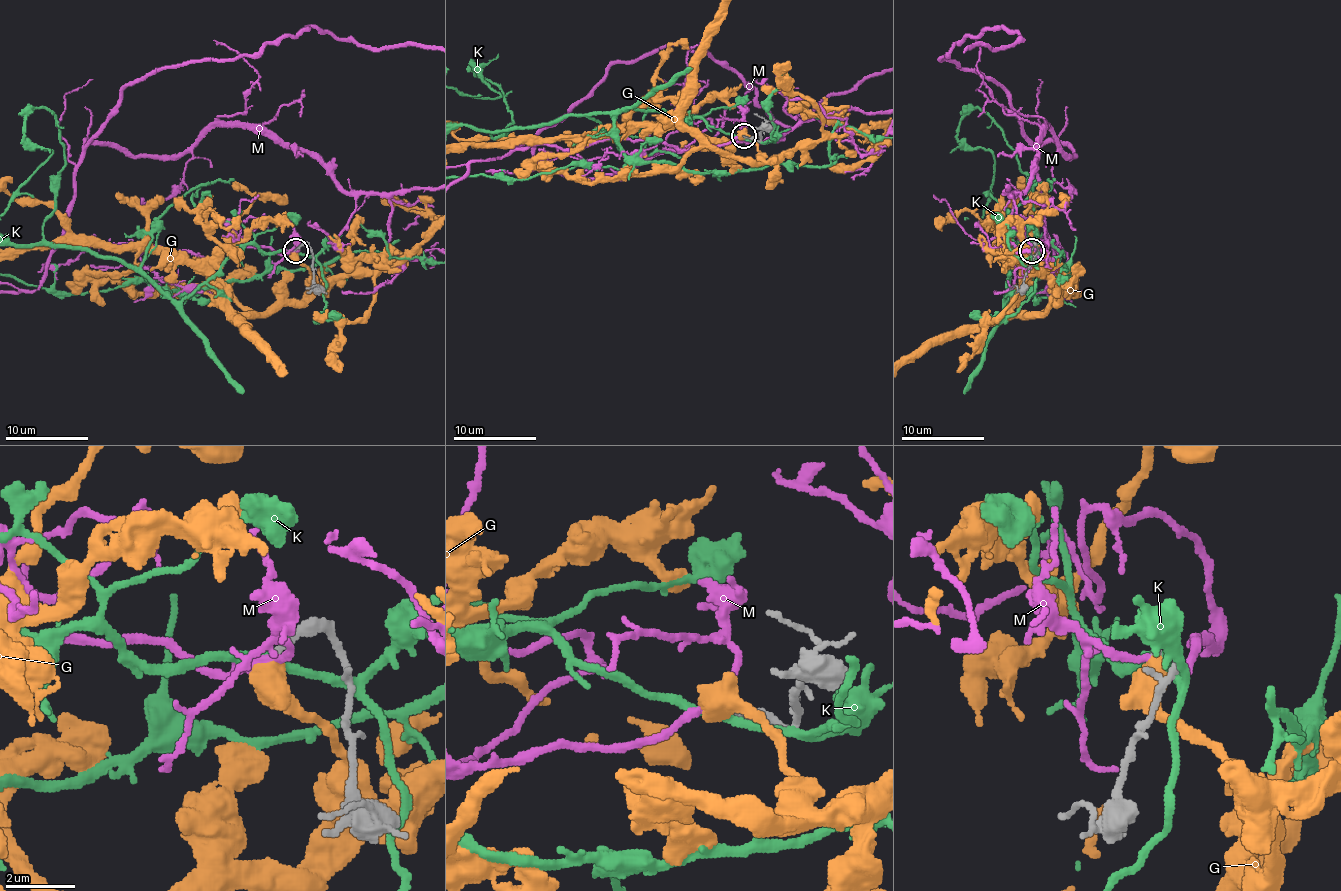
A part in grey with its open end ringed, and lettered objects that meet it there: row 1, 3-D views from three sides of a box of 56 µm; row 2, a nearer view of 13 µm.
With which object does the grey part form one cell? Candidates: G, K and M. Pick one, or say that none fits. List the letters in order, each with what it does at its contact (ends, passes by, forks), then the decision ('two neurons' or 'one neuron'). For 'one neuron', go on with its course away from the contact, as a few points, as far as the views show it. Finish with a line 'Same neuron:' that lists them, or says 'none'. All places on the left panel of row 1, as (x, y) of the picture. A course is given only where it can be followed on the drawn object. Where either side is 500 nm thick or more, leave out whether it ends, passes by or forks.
G: two neurons
K: it passes by; two neurons
M: it passes by; one neuron
Same neuron: M

